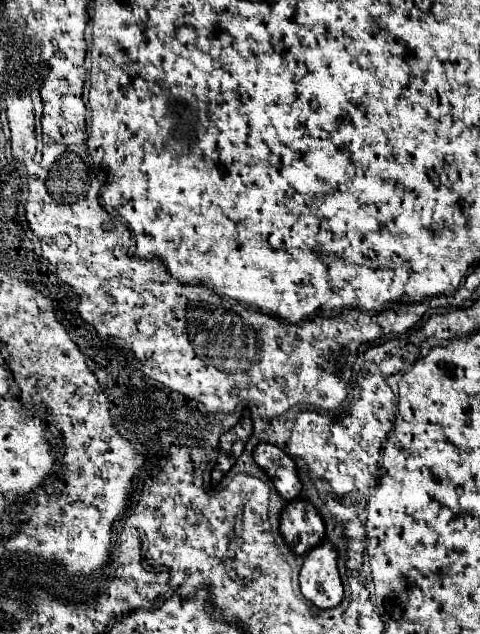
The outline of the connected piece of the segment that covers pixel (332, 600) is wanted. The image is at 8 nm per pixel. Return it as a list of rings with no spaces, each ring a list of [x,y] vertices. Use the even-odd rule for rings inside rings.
[[[322,541],[306,553],[300,571],[300,589],[320,609],[332,609],[342,601],[338,551],[330,541]]]

